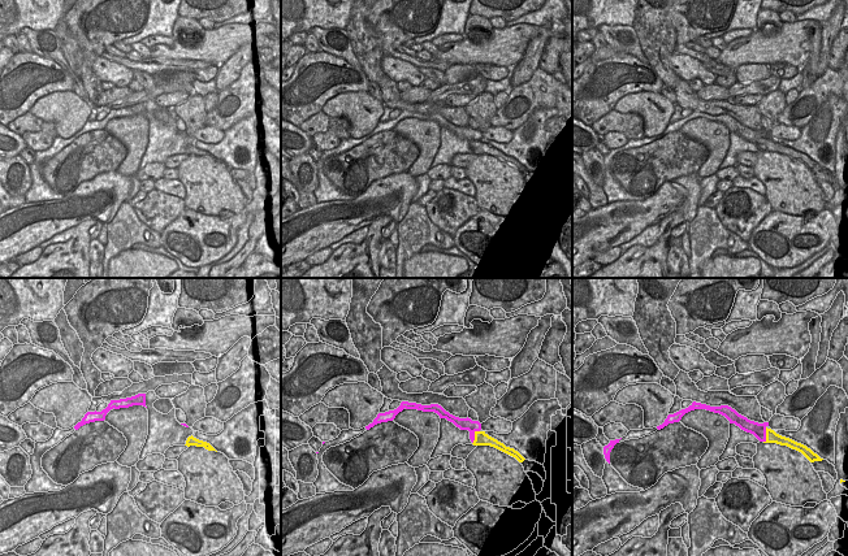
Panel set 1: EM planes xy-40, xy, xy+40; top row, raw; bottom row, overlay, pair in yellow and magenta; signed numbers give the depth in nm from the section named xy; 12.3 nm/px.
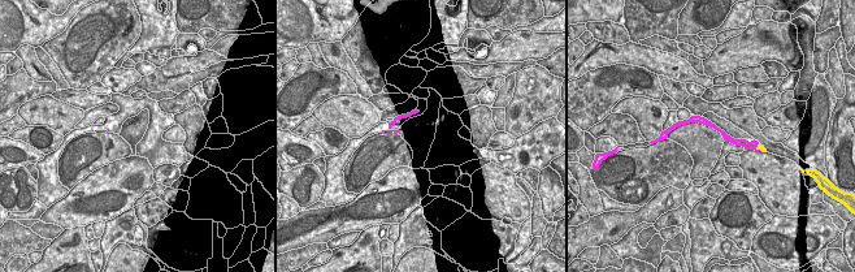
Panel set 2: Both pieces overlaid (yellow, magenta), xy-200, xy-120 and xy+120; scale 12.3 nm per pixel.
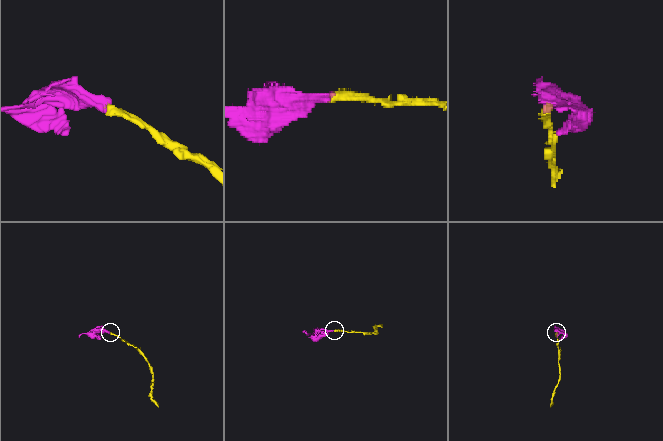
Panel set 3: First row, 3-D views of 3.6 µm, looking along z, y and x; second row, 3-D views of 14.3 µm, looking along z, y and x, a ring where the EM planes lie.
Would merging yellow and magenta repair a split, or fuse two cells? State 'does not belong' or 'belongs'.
does not belong

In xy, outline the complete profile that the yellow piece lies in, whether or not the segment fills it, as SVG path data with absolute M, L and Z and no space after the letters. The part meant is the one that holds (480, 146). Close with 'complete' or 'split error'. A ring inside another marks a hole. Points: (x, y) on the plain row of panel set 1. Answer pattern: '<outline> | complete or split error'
M475 140L473 155L490 155L494 156L512 166L515 166L519 171L523 171L525 168L514 157L506 156L503 152L497 148L489 145L485 140Z | complete

